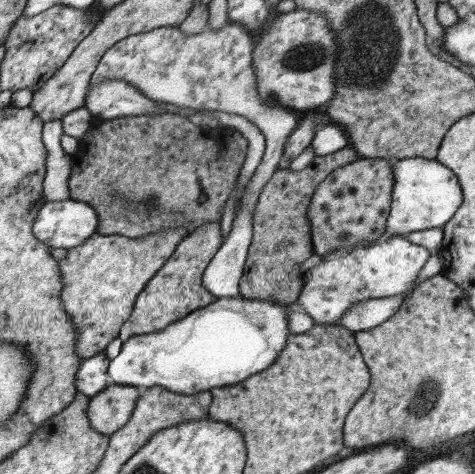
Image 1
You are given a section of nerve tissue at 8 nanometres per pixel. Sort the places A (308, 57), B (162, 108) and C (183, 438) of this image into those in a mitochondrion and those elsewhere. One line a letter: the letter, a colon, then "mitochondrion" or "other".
A: mitochondrion
B: other
C: other

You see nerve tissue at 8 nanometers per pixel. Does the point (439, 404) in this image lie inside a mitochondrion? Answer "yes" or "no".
yes

